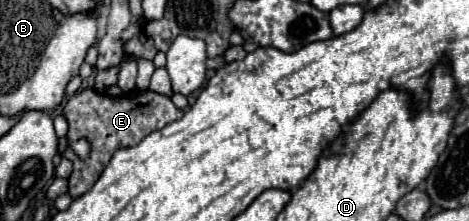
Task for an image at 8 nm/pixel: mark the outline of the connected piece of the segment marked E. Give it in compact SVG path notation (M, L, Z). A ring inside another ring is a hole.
M87 89L87 91L79 91L67 101L67 105L63 107L63 117L69 123L67 141L77 141L79 137L87 137L91 143L91 155L85 161L79 161L79 157L71 149L65 149L63 153L63 157L73 161L73 173L69 177L69 195L75 199L93 187L93 183L101 177L101 171L107 167L107 163L111 161L117 149L137 145L149 133L163 129L165 125L183 117L183 111L179 111L169 97L153 91L135 91L127 97L113 99L93 89Z

